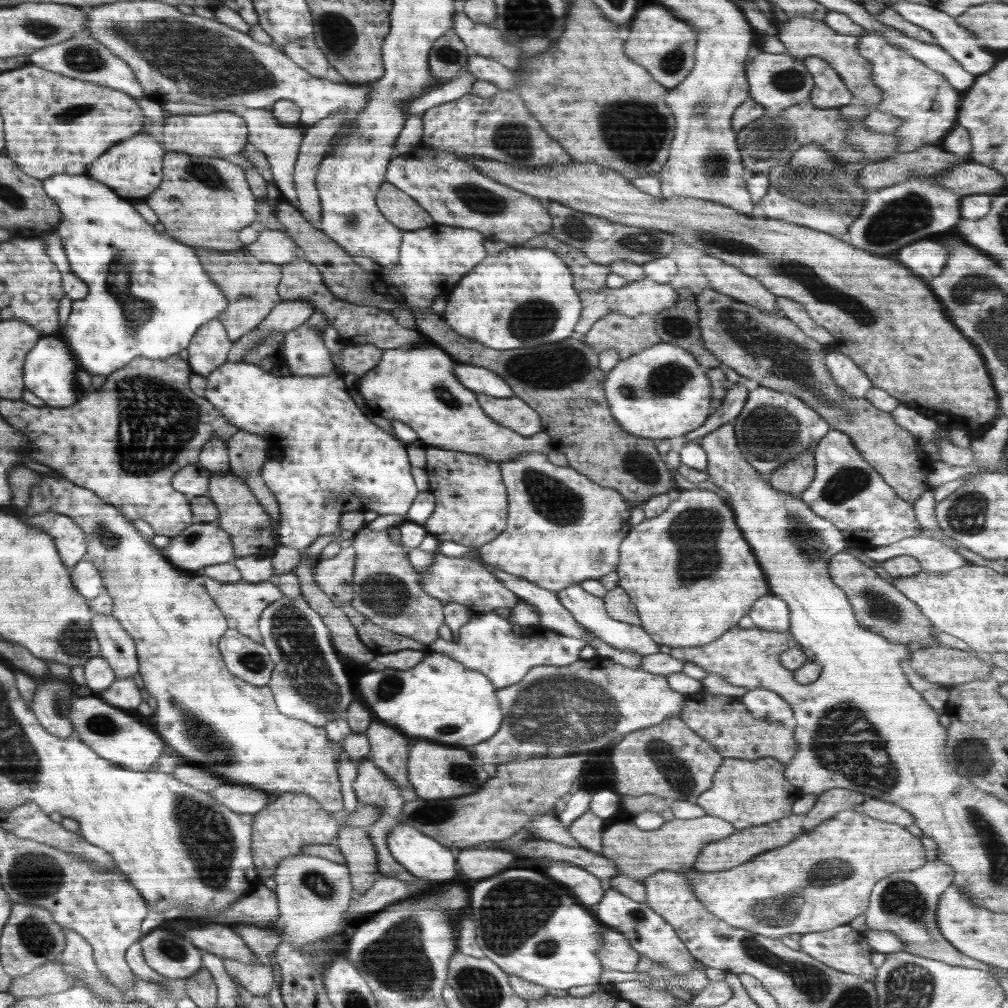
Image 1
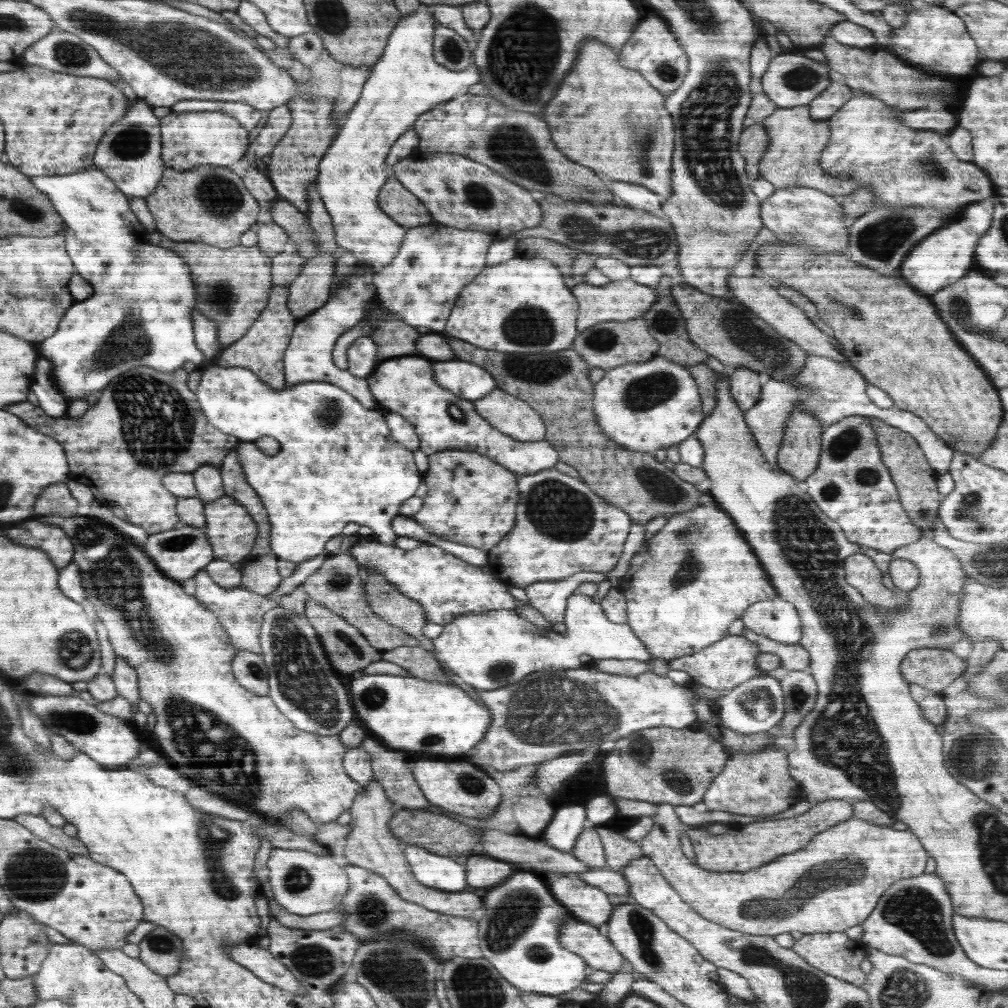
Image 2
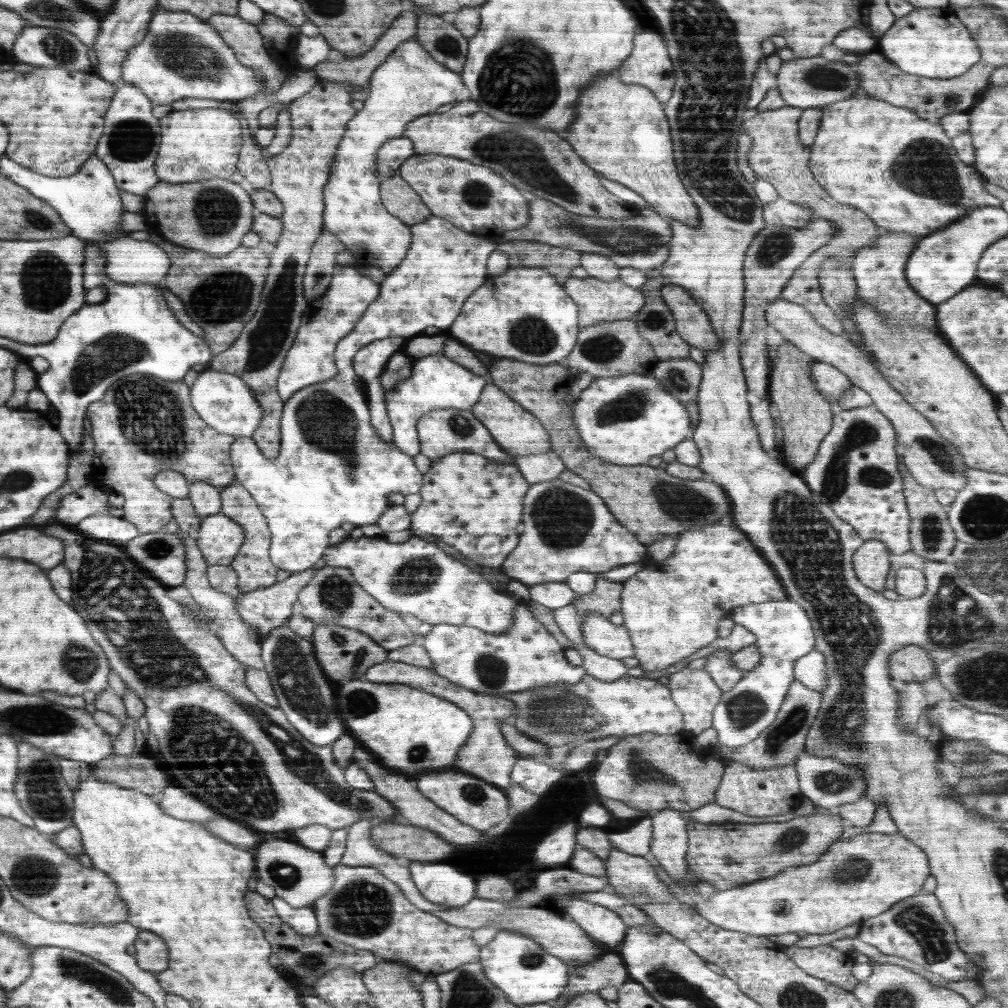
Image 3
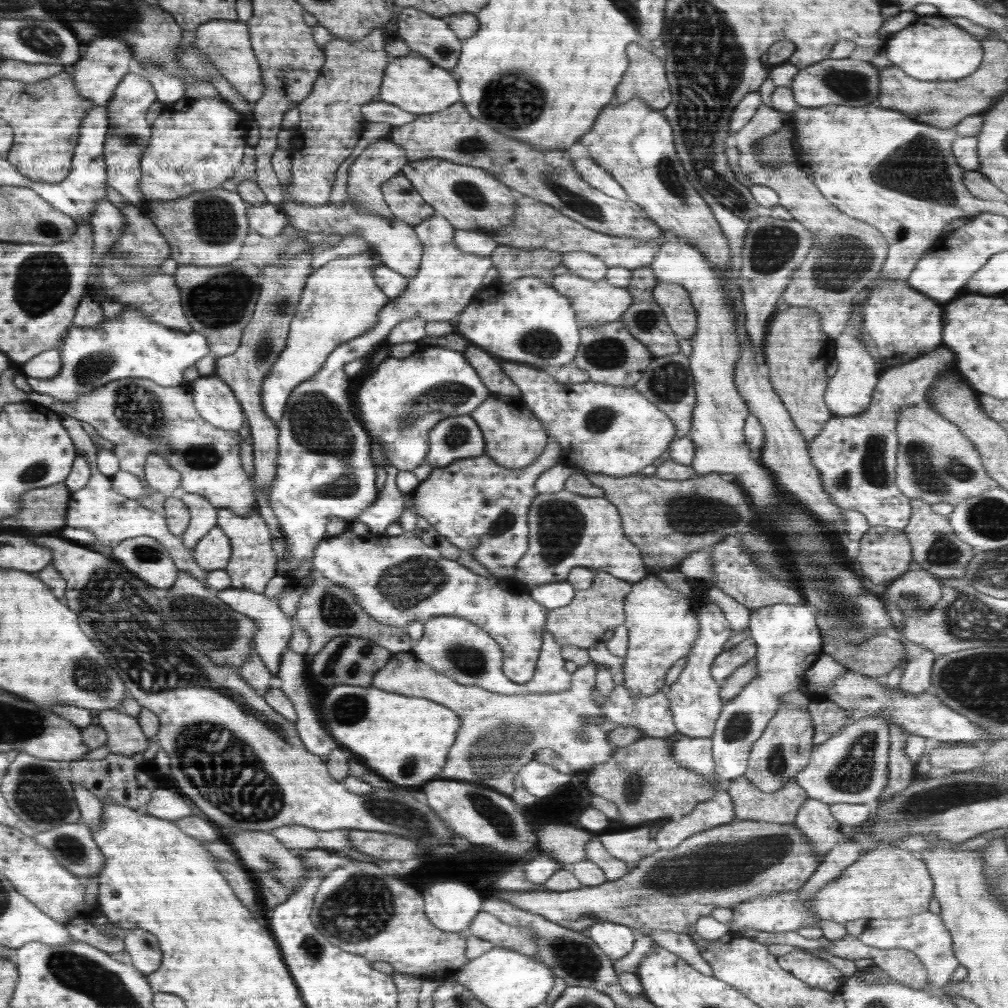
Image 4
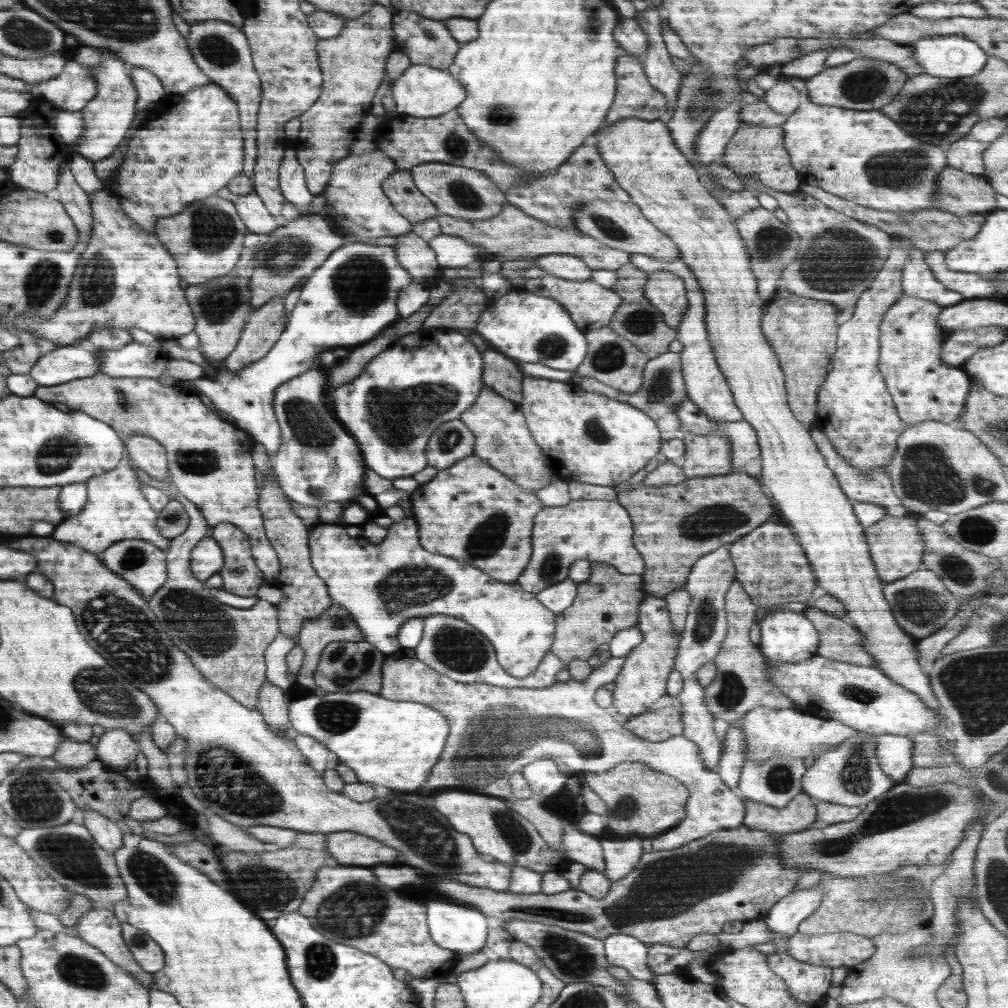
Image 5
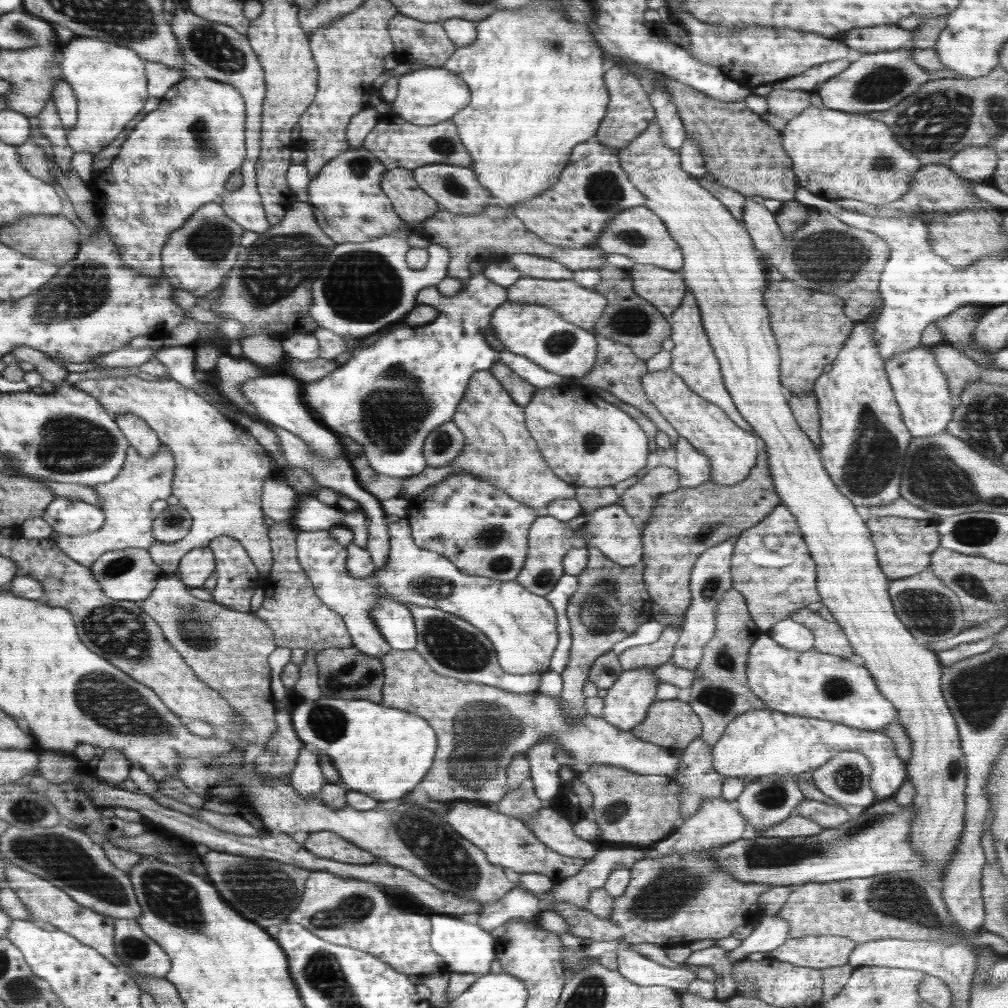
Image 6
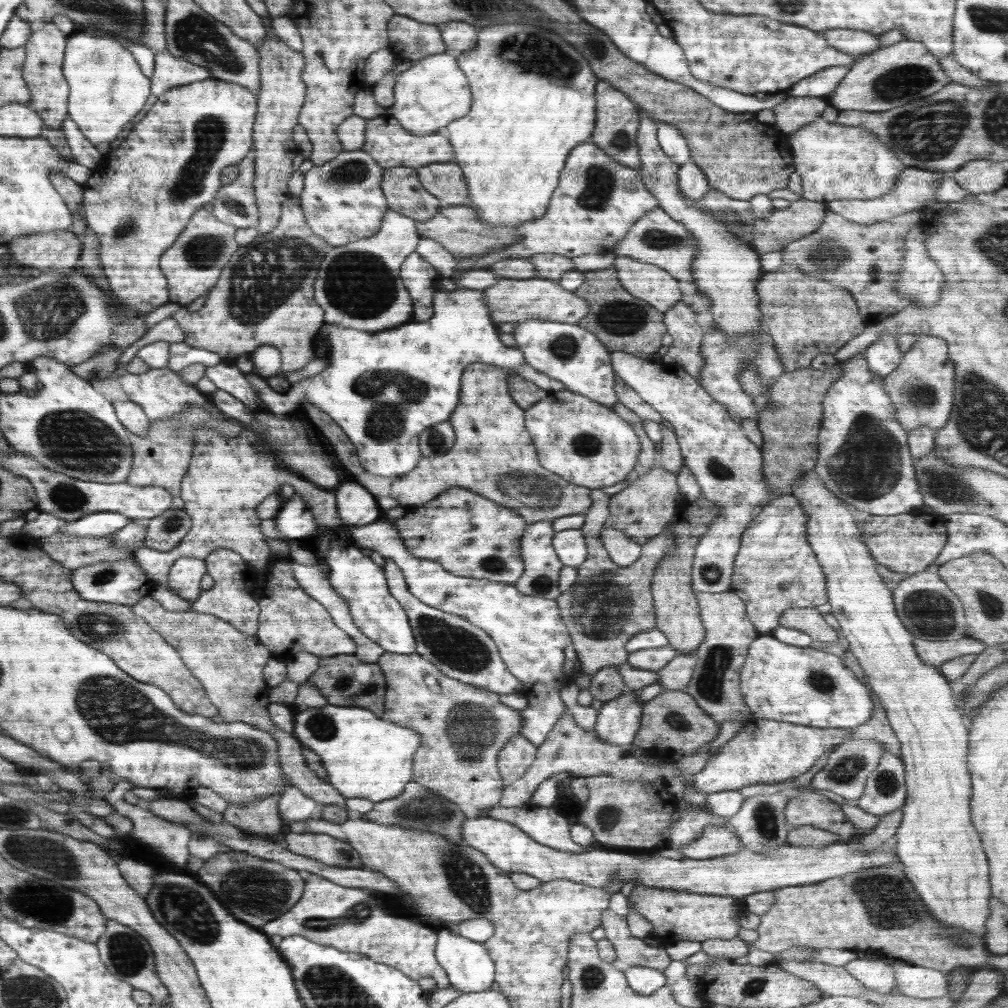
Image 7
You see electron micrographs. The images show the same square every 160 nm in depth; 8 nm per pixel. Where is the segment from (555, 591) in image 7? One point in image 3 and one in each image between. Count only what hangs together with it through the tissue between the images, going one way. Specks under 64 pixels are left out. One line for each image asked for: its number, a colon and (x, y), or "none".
3: (564, 529)
4: (566, 530)
5: (595, 530)
6: (610, 529)

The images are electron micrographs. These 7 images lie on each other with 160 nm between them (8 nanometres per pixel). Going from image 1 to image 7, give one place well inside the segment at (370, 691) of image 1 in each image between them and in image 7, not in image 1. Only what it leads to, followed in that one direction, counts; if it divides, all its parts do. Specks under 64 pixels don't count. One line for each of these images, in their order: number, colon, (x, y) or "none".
2: (421, 718)
3: (393, 722)
4: (402, 739)
5: (394, 743)
6: (383, 752)
7: (365, 756)

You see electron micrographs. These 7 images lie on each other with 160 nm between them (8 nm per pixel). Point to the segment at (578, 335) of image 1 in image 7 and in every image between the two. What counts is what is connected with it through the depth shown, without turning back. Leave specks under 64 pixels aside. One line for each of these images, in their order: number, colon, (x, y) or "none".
2: (621, 301)
3: (598, 301)
4: (595, 303)
5: (590, 306)
6: (583, 307)
7: (509, 301)

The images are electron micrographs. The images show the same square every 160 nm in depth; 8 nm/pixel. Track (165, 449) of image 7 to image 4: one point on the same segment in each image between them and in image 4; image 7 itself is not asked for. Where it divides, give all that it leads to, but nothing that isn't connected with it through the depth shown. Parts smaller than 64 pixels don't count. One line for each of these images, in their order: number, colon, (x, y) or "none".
4: (112, 518)
5: (115, 510)
6: (126, 502)

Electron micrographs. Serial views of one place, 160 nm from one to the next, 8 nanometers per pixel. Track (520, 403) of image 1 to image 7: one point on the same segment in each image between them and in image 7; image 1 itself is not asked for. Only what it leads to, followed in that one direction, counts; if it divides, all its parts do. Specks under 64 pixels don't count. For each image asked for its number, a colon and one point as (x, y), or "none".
2: (512, 416)
3: (515, 429)
4: (514, 438)
5: (502, 438)
6: (499, 448)
7: (493, 455)

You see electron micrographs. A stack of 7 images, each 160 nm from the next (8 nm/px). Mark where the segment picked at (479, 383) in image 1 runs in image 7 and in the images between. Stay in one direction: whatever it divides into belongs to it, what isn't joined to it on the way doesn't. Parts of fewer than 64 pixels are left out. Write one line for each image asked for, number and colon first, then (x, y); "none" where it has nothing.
2: (464, 379)
3: (436, 382)
4: (399, 403)
5: (426, 378)
6: (389, 396)
7: (383, 389)

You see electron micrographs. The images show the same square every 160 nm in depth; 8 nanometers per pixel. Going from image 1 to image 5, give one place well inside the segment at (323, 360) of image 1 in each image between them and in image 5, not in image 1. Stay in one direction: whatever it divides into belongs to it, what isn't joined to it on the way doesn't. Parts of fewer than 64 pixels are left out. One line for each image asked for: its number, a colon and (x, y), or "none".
2: (309, 356)
3: (326, 320)
4: (341, 301)
5: (349, 300)

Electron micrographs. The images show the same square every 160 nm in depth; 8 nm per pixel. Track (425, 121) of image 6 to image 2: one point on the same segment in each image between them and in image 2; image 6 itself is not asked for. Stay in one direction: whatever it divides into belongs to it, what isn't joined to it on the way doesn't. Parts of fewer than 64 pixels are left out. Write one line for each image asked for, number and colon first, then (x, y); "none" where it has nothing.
2: (406, 82)
3: (409, 83)
4: (412, 82)
5: (422, 91)

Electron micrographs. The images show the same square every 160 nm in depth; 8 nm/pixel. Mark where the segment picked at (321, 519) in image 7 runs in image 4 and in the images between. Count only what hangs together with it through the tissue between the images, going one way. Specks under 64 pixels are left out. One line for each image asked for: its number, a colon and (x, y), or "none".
4: (139, 417)
5: (210, 462)
6: (220, 470)

